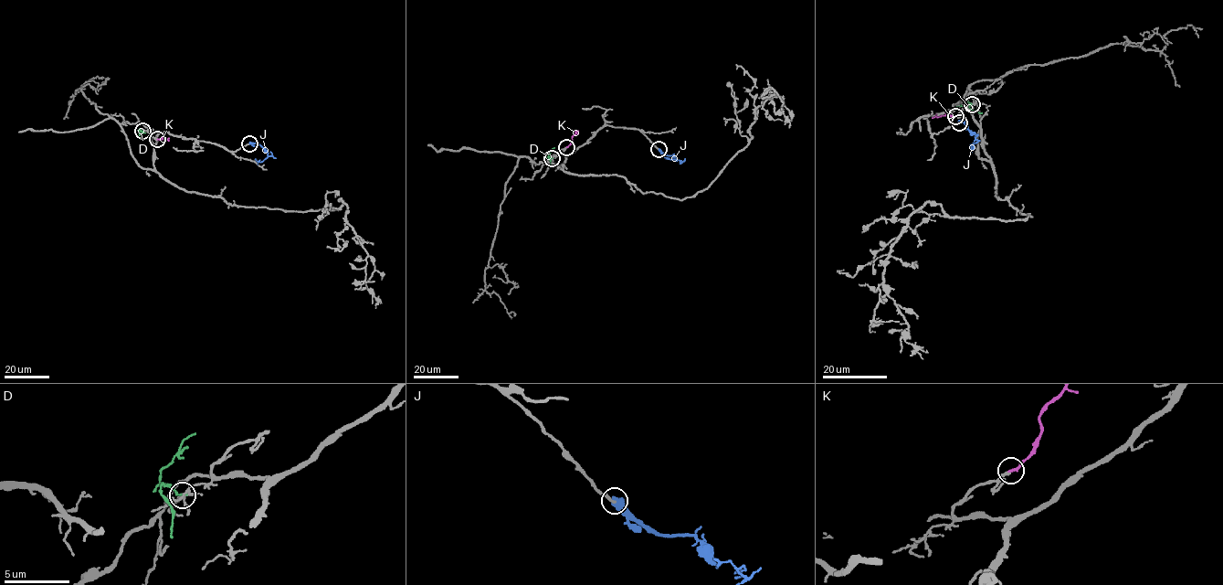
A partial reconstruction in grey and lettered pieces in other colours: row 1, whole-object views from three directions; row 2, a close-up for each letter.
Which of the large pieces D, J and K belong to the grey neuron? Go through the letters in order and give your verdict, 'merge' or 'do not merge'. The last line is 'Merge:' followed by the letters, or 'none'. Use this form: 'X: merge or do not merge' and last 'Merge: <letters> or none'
D: do not merge
J: do not merge
K: merge
Merge: K

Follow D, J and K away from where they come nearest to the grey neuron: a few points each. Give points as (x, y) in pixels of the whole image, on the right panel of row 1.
D: (971, 104), (970, 109), (982, 112)
J: (959, 122), (966, 122), (967, 129), (975, 133), (973, 149), (970, 144)
K: (955, 116), (942, 115), (932, 118)

